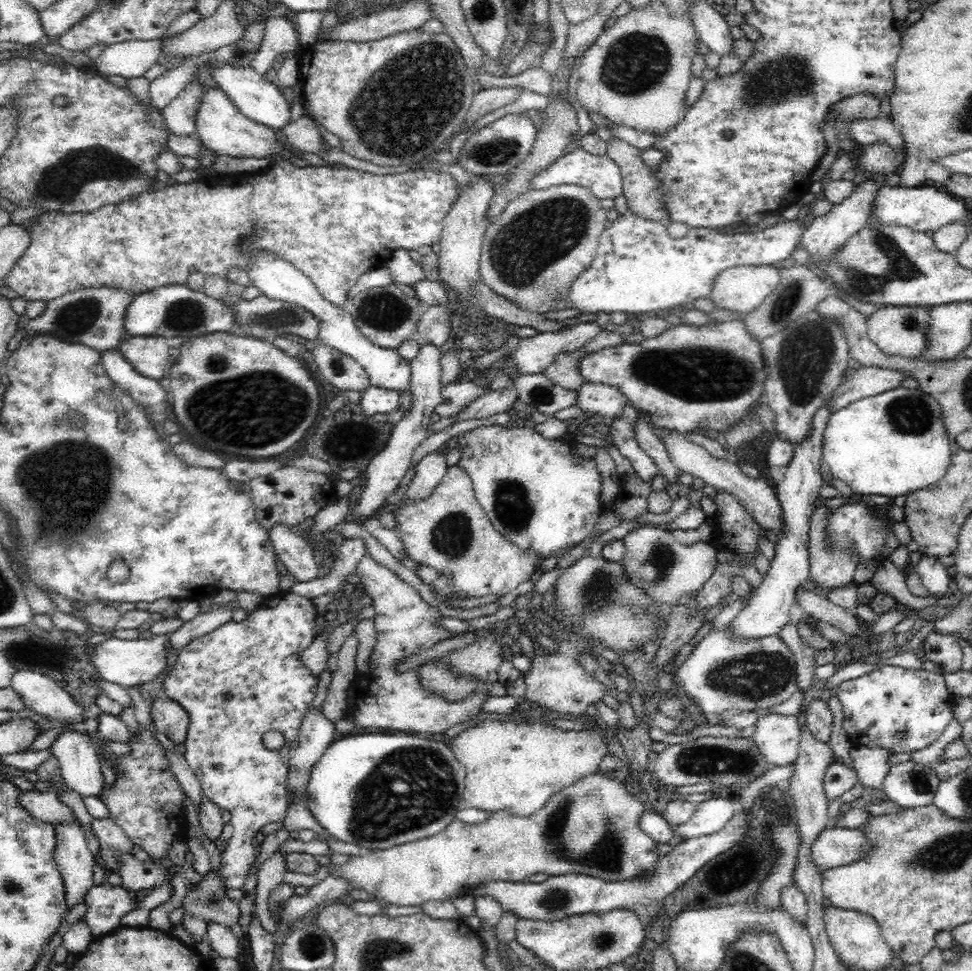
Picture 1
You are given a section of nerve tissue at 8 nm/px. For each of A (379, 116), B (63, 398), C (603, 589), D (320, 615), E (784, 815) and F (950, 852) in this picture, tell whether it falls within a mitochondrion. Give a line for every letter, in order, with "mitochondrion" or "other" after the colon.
A: mitochondrion
B: other
C: mitochondrion
D: other
E: other
F: mitochondrion

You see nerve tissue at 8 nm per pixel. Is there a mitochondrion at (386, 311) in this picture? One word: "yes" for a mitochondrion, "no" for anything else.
yes

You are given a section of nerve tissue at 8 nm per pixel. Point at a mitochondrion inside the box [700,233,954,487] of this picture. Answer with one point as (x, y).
(806, 352)

